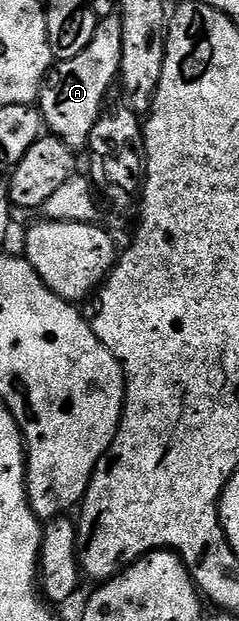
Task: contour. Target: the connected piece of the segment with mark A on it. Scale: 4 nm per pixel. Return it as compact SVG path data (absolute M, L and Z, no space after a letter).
M101 18L97 22L95 38L91 38L91 46L87 46L83 54L75 54L75 58L54 63L46 76L39 92L41 118L44 127L68 148L80 150L88 145L92 128L102 119L106 107L105 95L120 77L122 58L123 30L120 19Z

